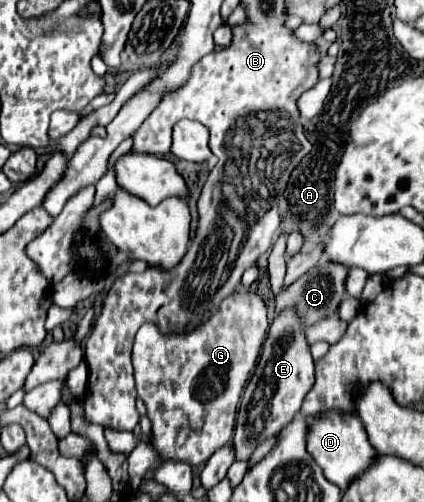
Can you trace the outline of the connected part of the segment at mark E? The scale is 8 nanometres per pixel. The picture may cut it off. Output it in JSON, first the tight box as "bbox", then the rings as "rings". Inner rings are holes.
{"bbox":[233,310,313,460],"rings":[[[285,310],[273,318],[267,340],[255,374],[245,386],[245,392],[239,402],[237,422],[233,432],[233,450],[235,460],[249,460],[253,450],[265,440],[277,436],[283,426],[287,426],[297,410],[301,408],[303,396],[311,390],[313,384],[313,358],[303,336],[303,326],[293,310]]]}

